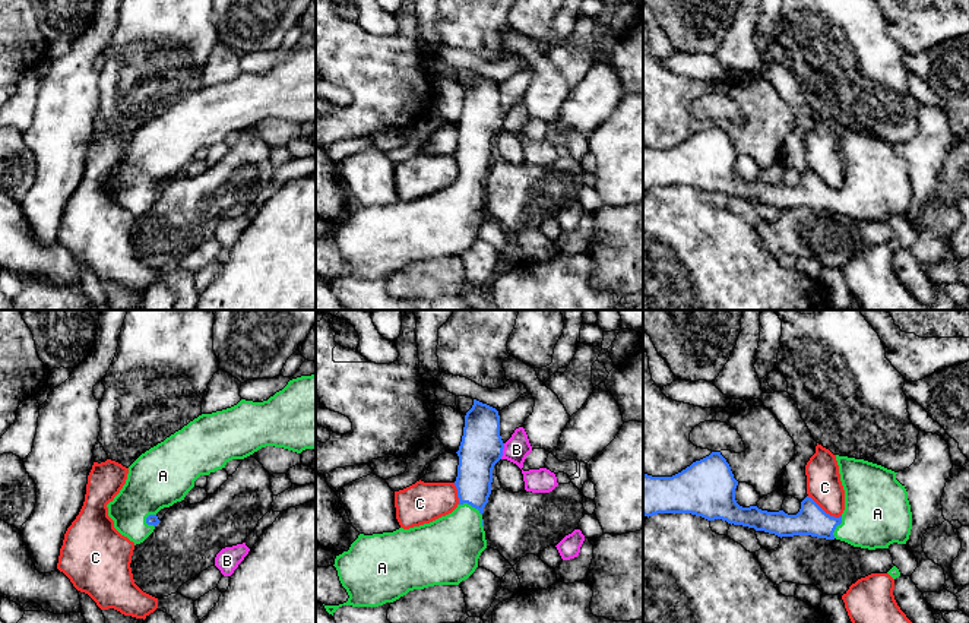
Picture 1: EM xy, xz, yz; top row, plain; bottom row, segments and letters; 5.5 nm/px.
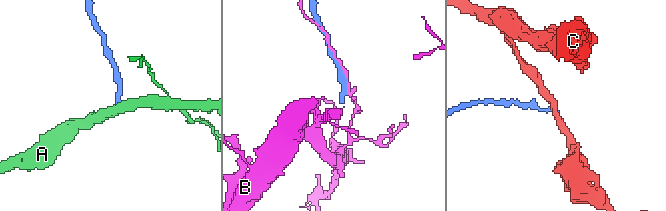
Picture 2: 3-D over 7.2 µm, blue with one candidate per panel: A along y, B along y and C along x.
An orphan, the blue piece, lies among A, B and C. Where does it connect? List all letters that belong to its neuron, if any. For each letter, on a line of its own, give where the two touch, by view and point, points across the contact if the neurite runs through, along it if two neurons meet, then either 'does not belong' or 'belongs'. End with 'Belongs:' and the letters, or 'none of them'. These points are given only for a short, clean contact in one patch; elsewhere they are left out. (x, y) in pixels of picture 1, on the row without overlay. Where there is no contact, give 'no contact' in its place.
A: contact xz (471, 177); way xz (477, 133), (471, 177), (465, 198), (452, 217); belongs
B: contact xz (502, 123); does not belong
C: contact yz (823, 183); border yz (807, 168), (830, 187), (841, 189); does not belong
Belongs: A

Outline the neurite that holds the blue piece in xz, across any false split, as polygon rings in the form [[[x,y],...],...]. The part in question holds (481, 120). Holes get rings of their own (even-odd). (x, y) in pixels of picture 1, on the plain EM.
[[[474,72],[456,124],[457,180],[409,202],[360,206],[333,237],[349,271],[339,278],[324,278],[326,284],[333,288],[342,278],[379,279],[414,262],[468,252],[487,221],[482,186],[503,121],[498,83]]]

